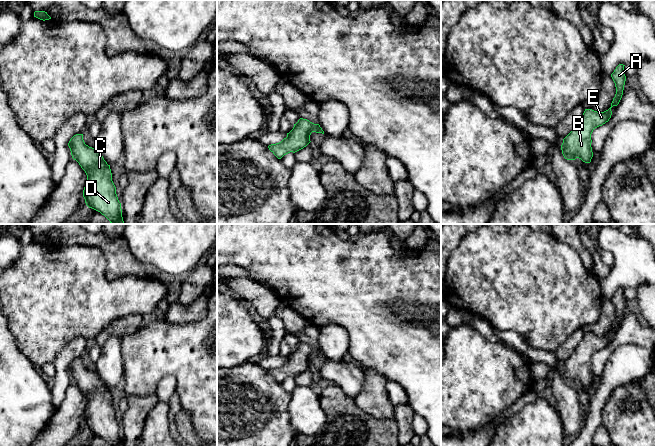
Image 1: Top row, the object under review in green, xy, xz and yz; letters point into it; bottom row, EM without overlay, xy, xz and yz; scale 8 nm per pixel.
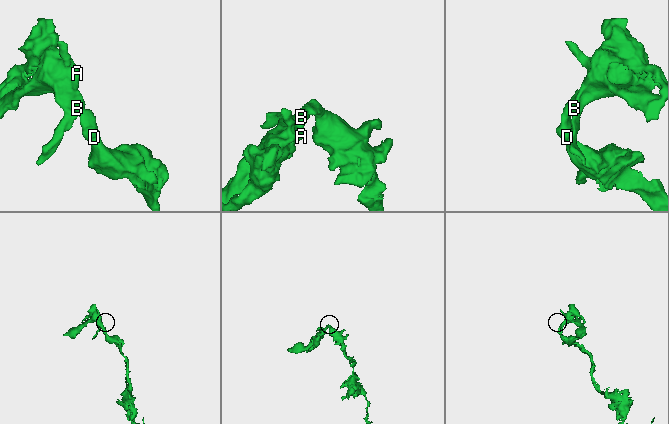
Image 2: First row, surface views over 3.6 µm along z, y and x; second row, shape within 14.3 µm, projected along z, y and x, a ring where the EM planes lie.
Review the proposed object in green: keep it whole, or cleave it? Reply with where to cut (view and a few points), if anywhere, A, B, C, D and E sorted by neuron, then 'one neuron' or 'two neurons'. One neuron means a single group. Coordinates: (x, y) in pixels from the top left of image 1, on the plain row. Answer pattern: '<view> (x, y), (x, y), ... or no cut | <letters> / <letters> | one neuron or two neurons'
no cut | A B C D E | one neuron

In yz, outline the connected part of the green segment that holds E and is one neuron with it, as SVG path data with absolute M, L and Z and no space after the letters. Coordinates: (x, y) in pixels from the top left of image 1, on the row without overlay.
M619 288L611 298L616 311L616 318L611 327L611 331L604 336L585 333L581 343L563 363L561 374L565 383L575 384L579 382L585 387L591 386L593 381L591 358L595 352L609 345L612 339L611 332L617 330L622 322L626 305L624 290L623 288Z

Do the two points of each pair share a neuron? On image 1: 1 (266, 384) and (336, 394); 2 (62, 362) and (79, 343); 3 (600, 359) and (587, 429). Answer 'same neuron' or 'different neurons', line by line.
1: different neurons
2: same neuron
3: different neurons

